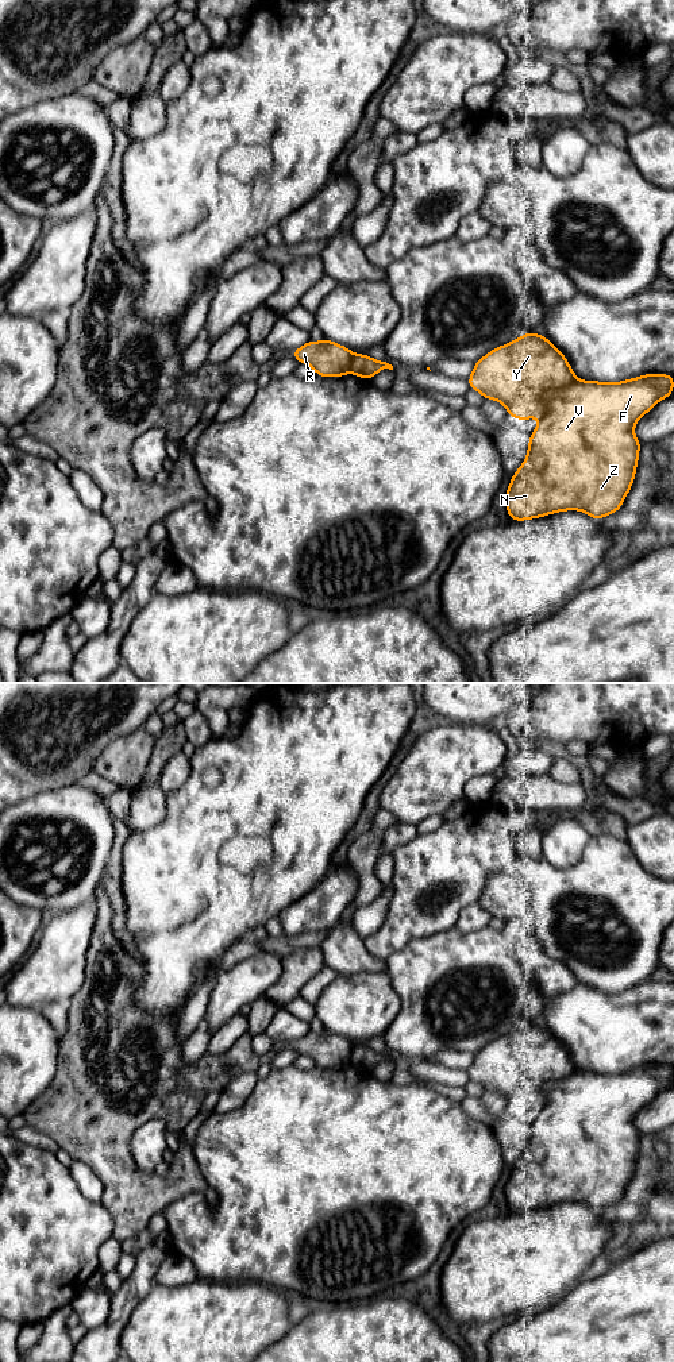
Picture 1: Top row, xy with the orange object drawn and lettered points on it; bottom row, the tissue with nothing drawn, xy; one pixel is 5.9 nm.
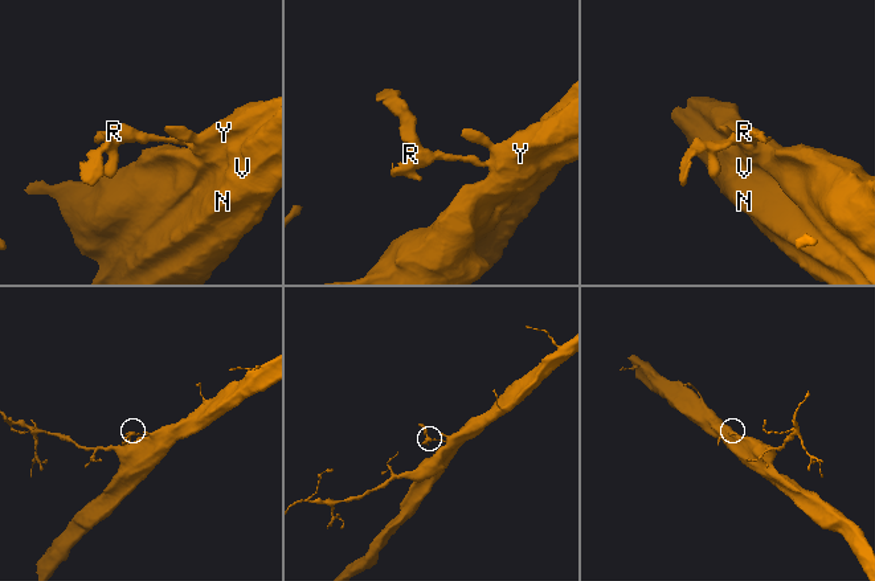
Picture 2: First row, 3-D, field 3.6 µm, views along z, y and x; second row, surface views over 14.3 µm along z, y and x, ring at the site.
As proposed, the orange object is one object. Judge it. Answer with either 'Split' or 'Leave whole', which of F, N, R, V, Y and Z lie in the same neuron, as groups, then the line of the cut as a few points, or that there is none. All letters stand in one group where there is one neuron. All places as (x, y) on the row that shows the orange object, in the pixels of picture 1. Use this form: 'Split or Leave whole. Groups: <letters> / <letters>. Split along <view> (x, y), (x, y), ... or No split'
Split. Groups: F N V Y Z / R. Split along xy (354, 355), (349, 371)

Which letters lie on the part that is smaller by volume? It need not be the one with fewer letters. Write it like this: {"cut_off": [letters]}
{"cut_off": ["R"]}

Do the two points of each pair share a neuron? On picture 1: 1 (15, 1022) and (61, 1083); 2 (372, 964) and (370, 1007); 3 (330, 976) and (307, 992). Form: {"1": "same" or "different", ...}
{"1": "different", "2": "different", "3": "same"}

